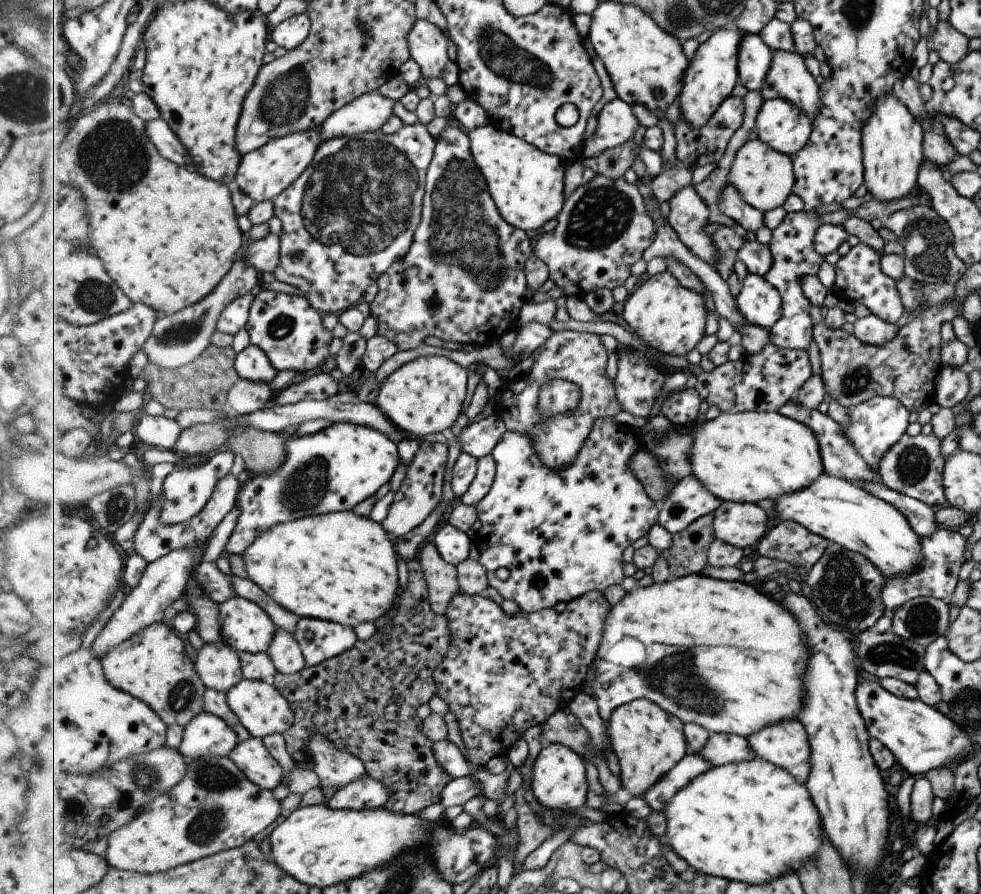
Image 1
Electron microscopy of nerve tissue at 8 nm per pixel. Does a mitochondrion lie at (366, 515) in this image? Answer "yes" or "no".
no

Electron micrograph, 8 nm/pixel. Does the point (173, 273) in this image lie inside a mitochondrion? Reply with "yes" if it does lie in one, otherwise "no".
no

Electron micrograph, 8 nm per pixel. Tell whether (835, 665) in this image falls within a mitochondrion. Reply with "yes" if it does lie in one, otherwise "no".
no

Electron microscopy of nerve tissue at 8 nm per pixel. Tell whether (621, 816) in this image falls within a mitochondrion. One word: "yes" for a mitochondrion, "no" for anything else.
no

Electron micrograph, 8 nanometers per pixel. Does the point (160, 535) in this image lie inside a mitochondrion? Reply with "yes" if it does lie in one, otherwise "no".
no

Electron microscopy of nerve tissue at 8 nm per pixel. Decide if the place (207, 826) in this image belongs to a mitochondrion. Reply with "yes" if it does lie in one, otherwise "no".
yes

